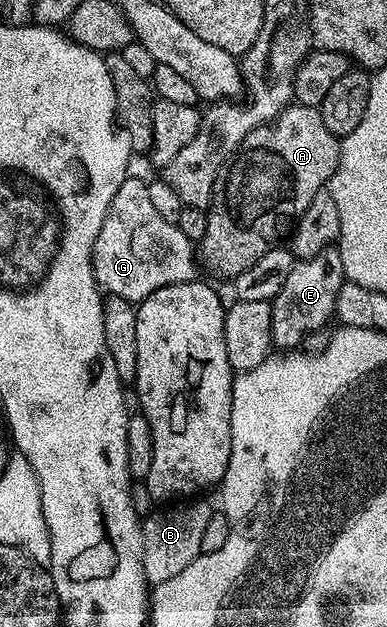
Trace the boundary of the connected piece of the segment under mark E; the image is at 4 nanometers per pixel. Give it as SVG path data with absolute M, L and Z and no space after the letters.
M325 249L316 255L300 258L292 267L289 277L285 277L285 285L276 293L275 298L270 300L271 304L271 341L272 344L283 346L283 349L295 349L299 342L306 337L310 331L319 331L327 322L332 322L335 313L335 301L338 290L341 289L345 280L341 257L338 250Z

